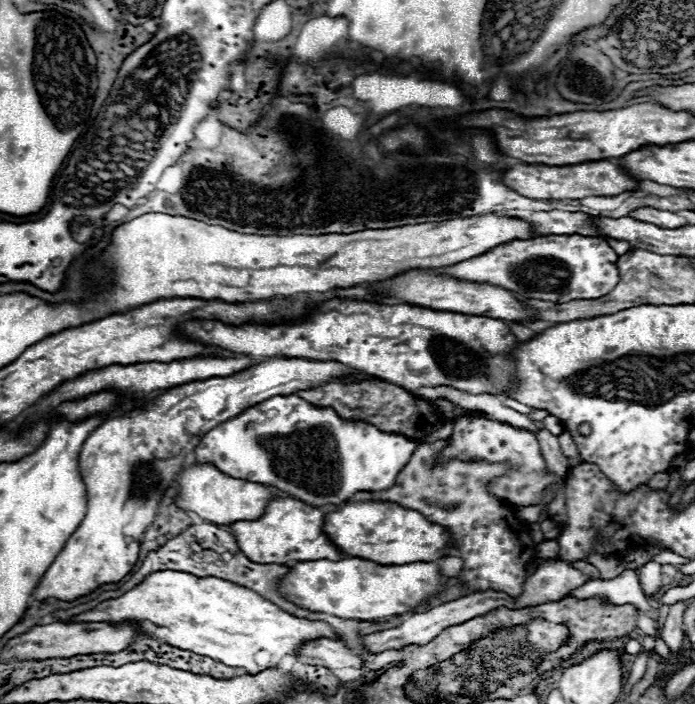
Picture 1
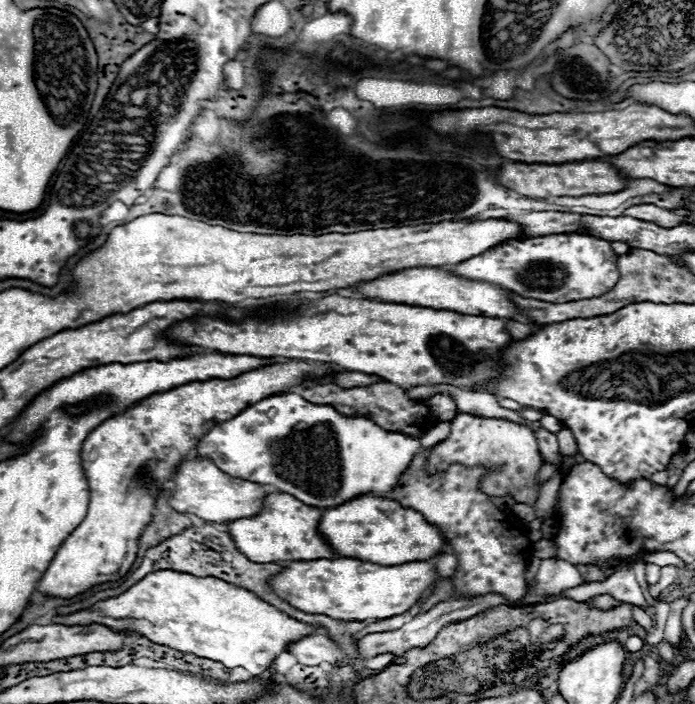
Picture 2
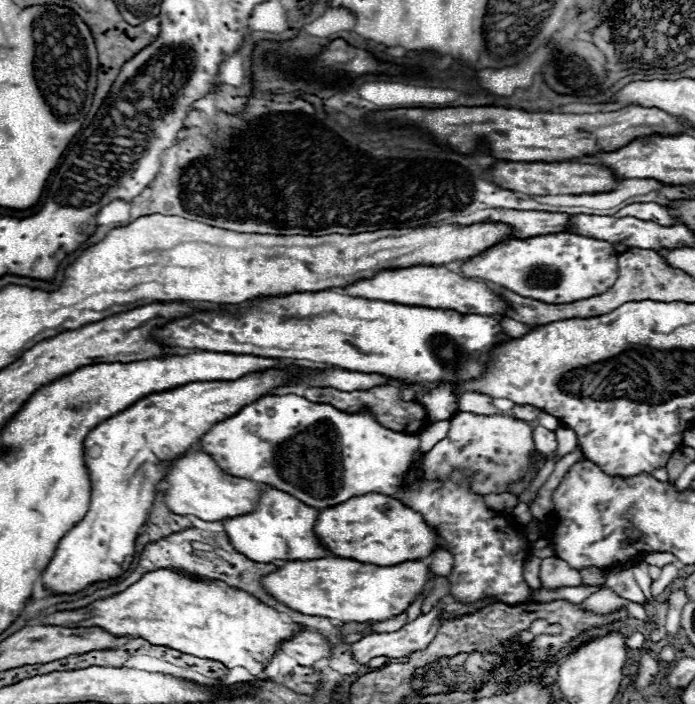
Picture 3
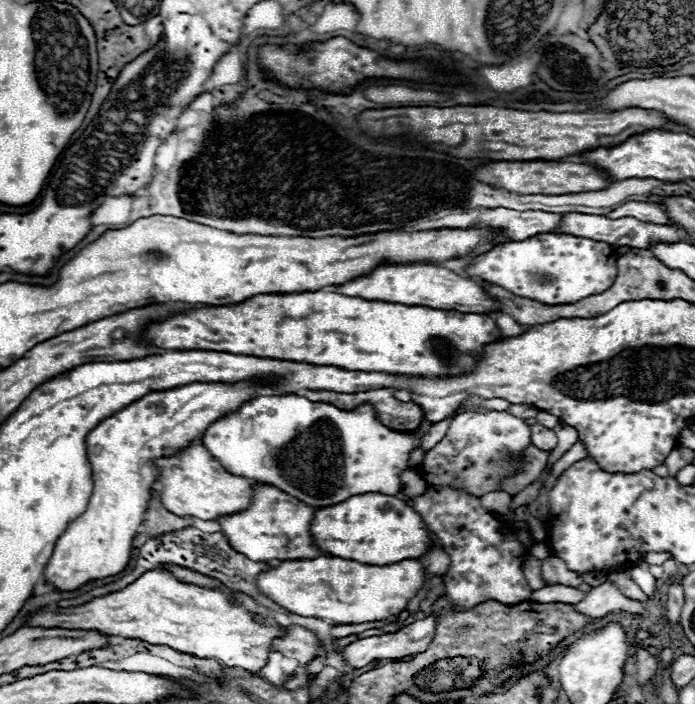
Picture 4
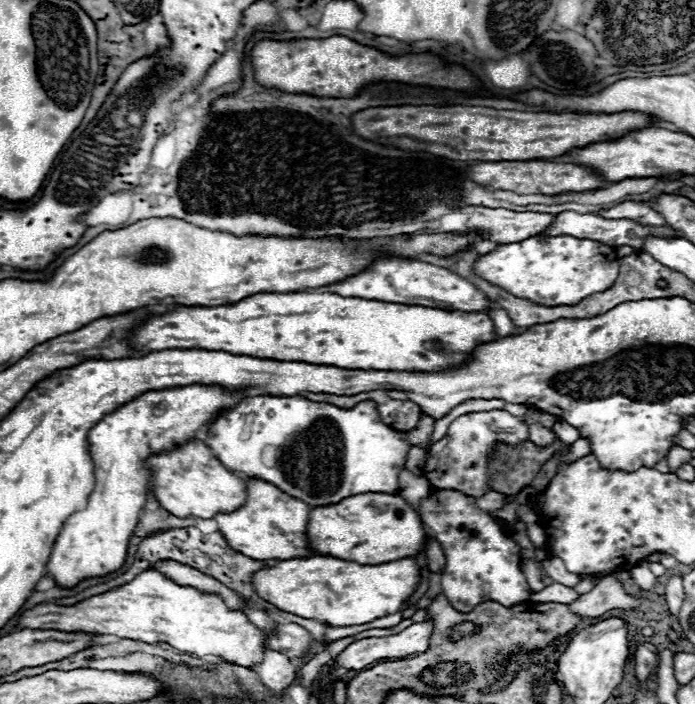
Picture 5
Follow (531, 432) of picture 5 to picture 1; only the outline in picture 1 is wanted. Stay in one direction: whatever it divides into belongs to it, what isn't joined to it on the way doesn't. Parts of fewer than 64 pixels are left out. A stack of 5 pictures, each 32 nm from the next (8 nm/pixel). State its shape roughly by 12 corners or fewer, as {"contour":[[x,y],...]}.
{"contour":[[544,428],[536,432],[546,466],[566,478],[572,464],[558,438]]}

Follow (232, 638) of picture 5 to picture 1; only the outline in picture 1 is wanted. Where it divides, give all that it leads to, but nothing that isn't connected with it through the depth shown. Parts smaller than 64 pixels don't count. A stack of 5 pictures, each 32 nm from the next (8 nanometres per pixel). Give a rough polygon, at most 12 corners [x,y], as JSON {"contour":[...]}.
{"contour":[[176,570],[68,622],[142,634],[248,674],[326,622],[244,586]]}

